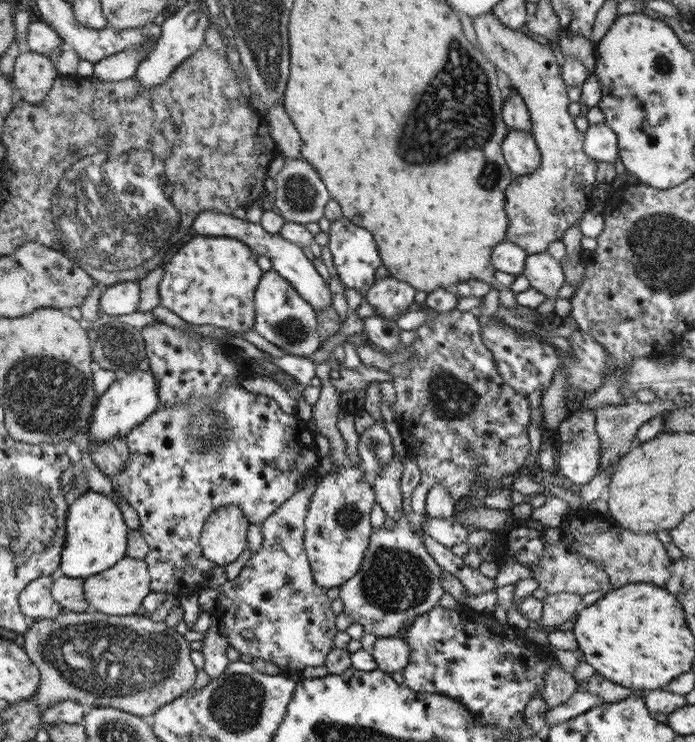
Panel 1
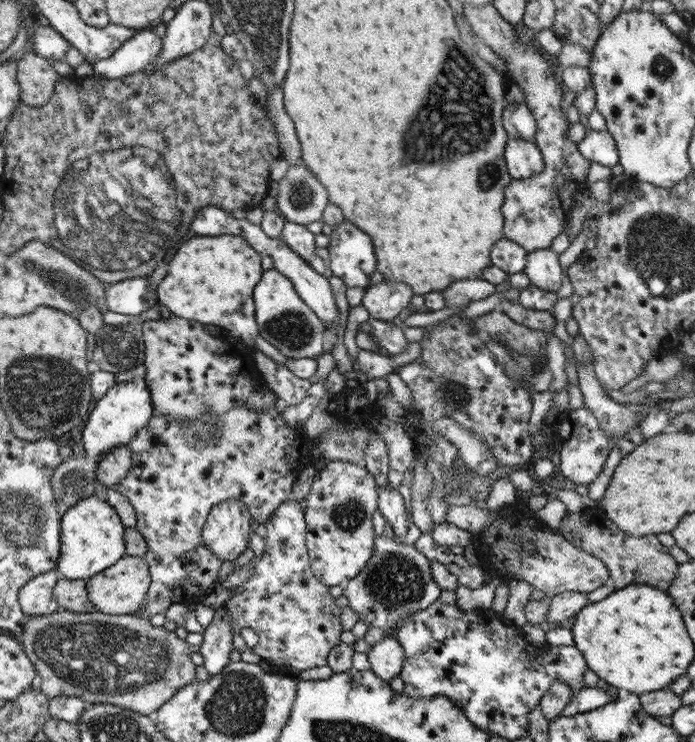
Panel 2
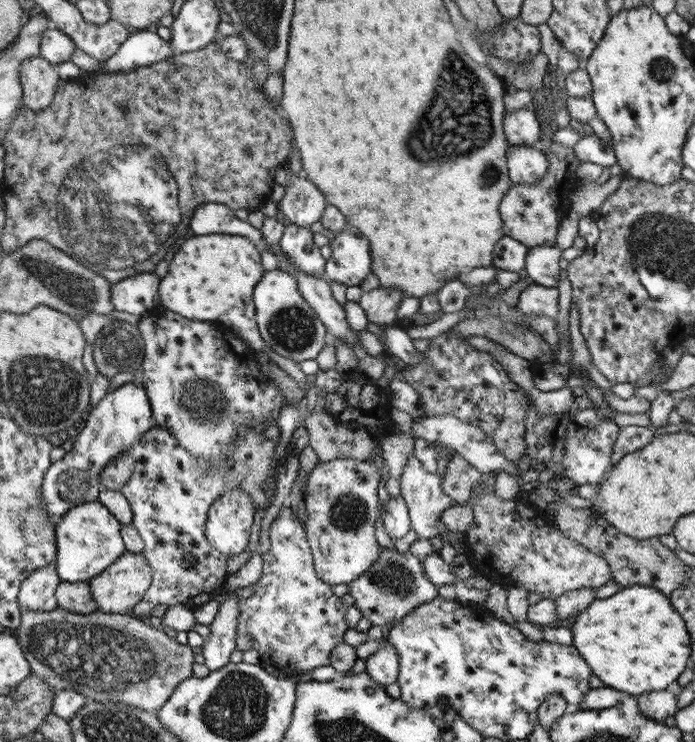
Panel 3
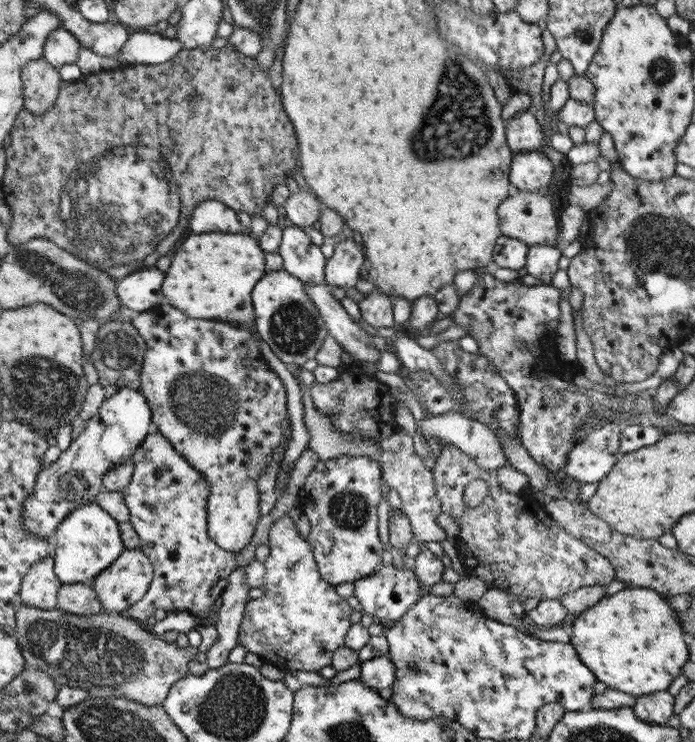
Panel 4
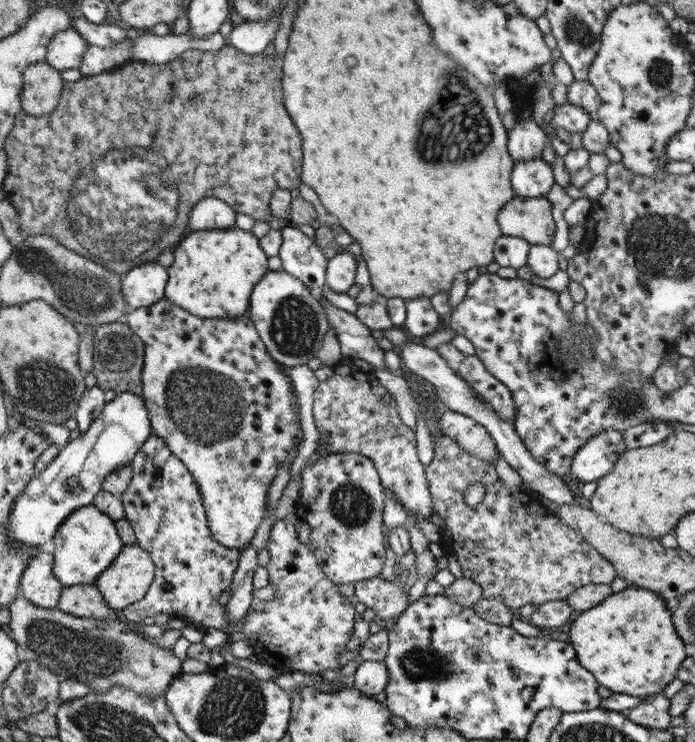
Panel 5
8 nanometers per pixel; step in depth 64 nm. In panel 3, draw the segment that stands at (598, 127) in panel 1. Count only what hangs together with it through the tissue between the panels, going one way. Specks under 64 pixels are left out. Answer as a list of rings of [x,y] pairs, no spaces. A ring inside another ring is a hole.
[[[596,132],[584,135],[574,146],[574,155],[582,162],[594,162],[600,166],[609,166],[617,163],[613,143],[602,141]]]

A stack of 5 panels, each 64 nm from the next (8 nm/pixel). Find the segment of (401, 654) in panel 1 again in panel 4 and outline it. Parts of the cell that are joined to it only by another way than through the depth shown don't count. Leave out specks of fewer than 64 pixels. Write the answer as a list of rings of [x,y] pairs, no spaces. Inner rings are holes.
[[[388,655],[373,657],[360,662],[360,679],[376,691],[392,686],[396,680],[396,665]]]

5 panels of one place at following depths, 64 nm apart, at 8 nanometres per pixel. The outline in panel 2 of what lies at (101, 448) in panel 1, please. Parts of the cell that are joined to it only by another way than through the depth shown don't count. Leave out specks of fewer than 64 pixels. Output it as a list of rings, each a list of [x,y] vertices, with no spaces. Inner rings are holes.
[[[120,444],[102,454],[102,457],[98,459],[97,479],[109,488],[113,488],[128,475],[132,469],[132,464],[129,447]]]

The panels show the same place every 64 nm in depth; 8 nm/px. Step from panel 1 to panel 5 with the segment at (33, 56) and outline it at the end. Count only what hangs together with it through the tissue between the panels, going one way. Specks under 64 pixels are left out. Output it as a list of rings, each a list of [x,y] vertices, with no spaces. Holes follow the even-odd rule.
[[[46,61],[34,63],[23,74],[21,111],[32,116],[50,115],[56,108],[65,81]]]

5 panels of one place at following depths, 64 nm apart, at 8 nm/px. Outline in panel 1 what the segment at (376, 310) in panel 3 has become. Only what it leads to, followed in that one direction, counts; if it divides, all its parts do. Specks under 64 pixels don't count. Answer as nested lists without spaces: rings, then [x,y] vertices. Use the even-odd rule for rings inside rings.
[[[394,277],[378,279],[366,292],[365,300],[377,309],[377,316],[388,320],[397,318],[410,307],[415,307],[417,290]]]

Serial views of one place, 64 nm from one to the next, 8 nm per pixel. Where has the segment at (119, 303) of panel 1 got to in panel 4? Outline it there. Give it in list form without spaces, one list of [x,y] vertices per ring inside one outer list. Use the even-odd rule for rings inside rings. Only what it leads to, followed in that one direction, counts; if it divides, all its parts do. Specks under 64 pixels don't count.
[[[152,266],[117,280],[116,294],[120,305],[138,313],[156,308],[165,300],[162,292],[164,277],[164,272]]]

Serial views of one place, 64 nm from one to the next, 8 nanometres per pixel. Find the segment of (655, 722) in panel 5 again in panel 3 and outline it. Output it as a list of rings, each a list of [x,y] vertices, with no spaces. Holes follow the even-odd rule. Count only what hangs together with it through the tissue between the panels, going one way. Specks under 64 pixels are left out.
[[[664,689],[636,695],[640,713],[650,720],[663,722],[678,710],[678,699],[674,689]]]

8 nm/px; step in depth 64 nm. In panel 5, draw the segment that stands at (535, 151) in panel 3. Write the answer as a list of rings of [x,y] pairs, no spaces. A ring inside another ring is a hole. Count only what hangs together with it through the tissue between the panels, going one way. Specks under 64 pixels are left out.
[[[540,157],[516,161],[511,176],[514,194],[528,197],[547,196],[555,183],[552,167]]]

